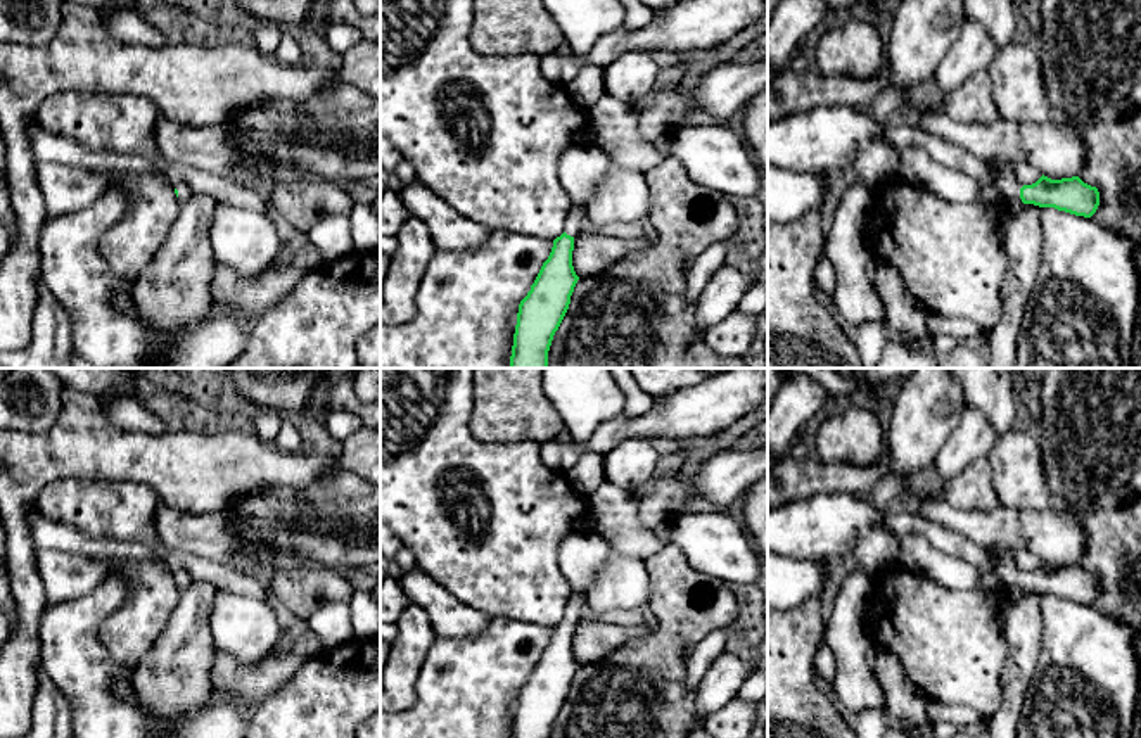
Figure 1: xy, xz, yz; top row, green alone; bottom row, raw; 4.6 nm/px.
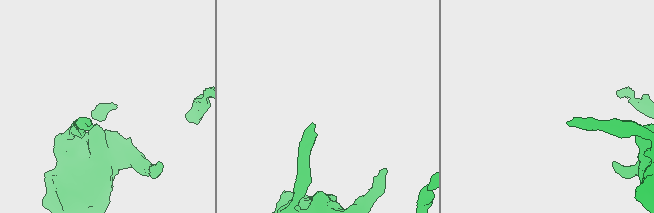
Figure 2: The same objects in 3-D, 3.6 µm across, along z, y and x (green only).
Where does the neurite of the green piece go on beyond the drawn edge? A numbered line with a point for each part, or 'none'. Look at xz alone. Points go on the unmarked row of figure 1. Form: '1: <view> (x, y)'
1: xz (576, 602)

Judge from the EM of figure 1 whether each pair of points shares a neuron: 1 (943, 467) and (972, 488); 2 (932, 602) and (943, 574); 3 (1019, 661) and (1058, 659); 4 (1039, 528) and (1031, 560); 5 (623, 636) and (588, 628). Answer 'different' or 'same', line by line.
1: different
2: different
3: different
4: different
5: same

